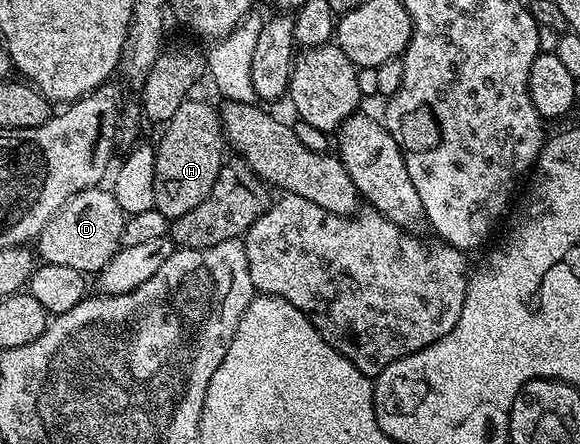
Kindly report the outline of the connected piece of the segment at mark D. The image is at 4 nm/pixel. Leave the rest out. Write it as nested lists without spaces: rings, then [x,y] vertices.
[[[105,187],[84,189],[67,202],[60,211],[50,219],[47,227],[35,238],[35,253],[44,263],[63,263],[63,267],[75,267],[75,271],[86,275],[96,275],[117,254],[123,244],[125,235],[125,210],[119,207],[116,192],[105,190]]]

